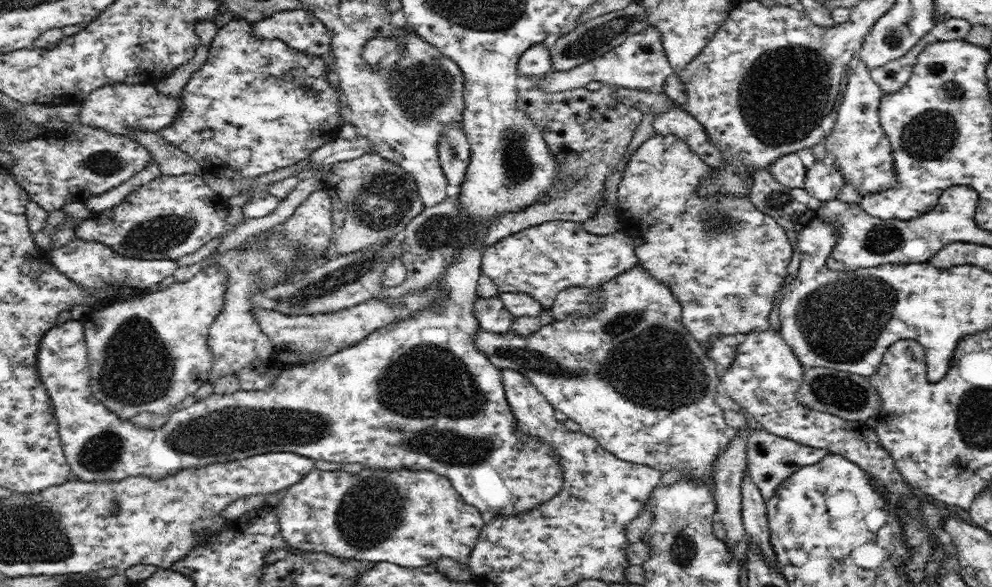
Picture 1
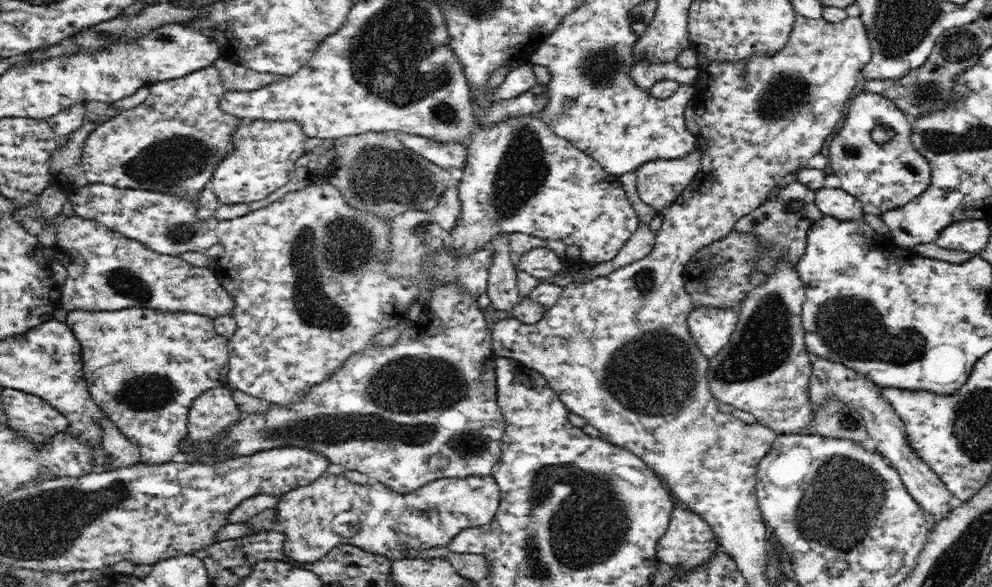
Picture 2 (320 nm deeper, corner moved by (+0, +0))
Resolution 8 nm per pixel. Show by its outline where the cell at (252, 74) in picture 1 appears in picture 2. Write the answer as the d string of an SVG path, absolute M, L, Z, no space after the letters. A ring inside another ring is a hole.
M258 119L253 124L240 124L239 128L231 135L235 152L222 159L214 175L211 177L212 191L219 198L220 204L250 204L266 198L272 192L283 191L288 182L295 178L295 164L306 154L304 143L308 137L302 126L294 120L270 121Z

